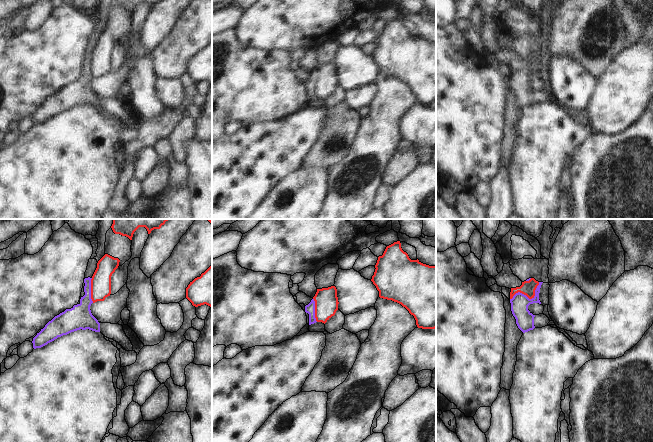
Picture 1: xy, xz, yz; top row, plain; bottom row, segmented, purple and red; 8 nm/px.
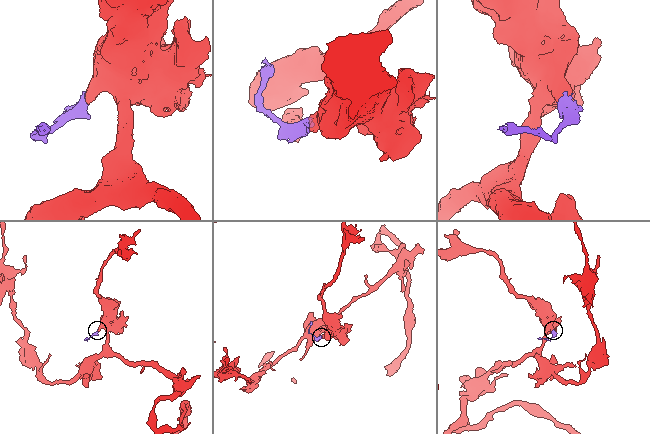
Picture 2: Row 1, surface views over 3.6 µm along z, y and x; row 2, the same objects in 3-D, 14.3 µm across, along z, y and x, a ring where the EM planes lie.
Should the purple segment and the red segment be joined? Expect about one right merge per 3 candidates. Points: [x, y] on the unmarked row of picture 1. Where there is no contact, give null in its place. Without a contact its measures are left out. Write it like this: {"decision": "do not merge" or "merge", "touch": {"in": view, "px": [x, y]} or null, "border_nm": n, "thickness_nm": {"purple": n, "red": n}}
{"decision": "do not merge", "touch": {"in": "yz", "px": [528, 74]}, "border_nm": 280, "thickness_nm": {"purple": 140, "red": 120}}

